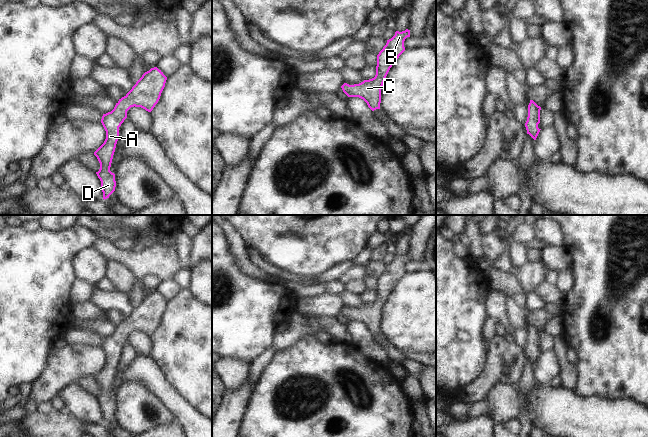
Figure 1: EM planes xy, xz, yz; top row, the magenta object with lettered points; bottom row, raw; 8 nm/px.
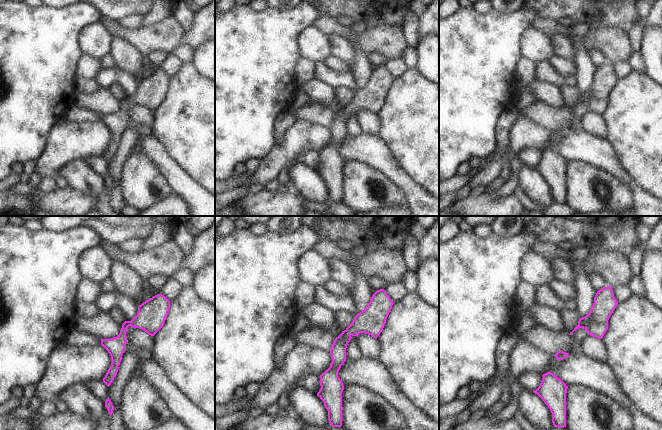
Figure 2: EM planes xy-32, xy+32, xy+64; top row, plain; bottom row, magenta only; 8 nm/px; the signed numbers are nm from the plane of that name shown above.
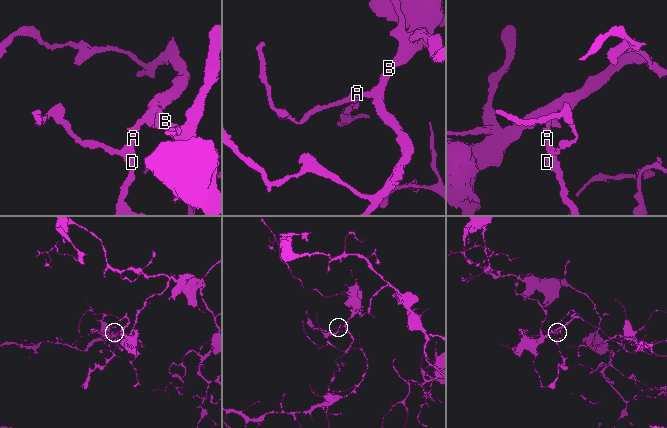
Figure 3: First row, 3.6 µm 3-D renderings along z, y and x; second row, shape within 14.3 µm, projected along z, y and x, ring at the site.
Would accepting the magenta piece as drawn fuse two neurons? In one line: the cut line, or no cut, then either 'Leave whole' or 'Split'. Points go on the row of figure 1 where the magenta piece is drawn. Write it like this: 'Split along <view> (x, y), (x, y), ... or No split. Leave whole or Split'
No split. Leave whole.

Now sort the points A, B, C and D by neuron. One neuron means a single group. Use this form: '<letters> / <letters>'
A B C D

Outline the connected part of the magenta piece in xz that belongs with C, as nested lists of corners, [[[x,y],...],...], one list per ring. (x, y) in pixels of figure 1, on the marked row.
[[[410,30],[396,31],[395,35],[387,40],[386,45],[377,55],[375,77],[354,85],[344,83],[341,86],[343,92],[348,97],[363,99],[372,111],[380,109],[383,83],[392,65],[405,51],[404,41],[407,37],[410,37]]]

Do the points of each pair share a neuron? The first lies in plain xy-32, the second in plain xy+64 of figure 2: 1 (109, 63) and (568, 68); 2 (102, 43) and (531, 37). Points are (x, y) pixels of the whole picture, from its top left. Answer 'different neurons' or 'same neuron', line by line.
1: same neuron
2: same neuron

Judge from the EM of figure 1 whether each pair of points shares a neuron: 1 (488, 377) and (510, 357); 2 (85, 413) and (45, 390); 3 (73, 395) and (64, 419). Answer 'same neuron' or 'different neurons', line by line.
1: same neuron
2: different neurons
3: different neurons

